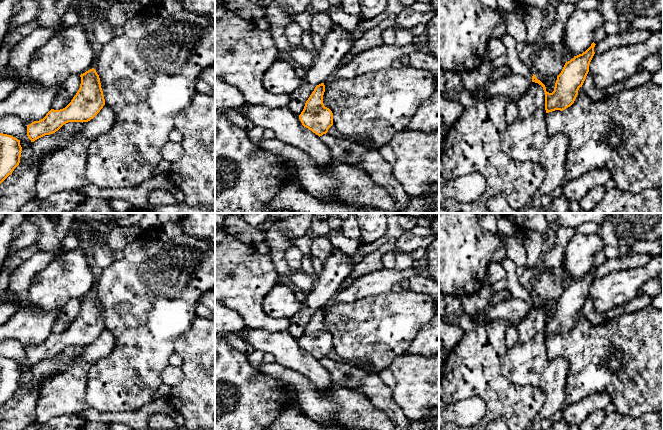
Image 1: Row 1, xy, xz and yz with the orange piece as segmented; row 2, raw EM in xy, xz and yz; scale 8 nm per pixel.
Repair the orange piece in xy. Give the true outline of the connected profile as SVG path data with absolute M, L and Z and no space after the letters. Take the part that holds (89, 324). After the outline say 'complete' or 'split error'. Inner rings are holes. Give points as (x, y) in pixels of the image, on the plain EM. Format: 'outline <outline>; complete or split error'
outline M92 292L80 301L80 312L65 332L51 333L43 343L27 350L27 360L31 366L55 357L68 346L88 346L100 336L105 323L99 299Z; complete

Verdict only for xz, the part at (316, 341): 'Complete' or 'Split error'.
Complete

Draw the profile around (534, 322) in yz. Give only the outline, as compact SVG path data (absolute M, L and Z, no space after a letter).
M532 306L529 314L515 326L518 331L518 343L529 342L545 328L543 311L538 307Z

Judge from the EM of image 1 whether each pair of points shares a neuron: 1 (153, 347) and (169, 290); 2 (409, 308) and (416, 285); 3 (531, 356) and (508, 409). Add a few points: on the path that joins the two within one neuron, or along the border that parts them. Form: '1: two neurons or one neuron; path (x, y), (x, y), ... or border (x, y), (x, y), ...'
1: one neuron; path (153, 333), (153, 306), (155, 304)
2: two neurons; border (410, 288), (428, 295)
3: two neurons; border (501, 368), (501, 373), (514, 384), (541, 390)

